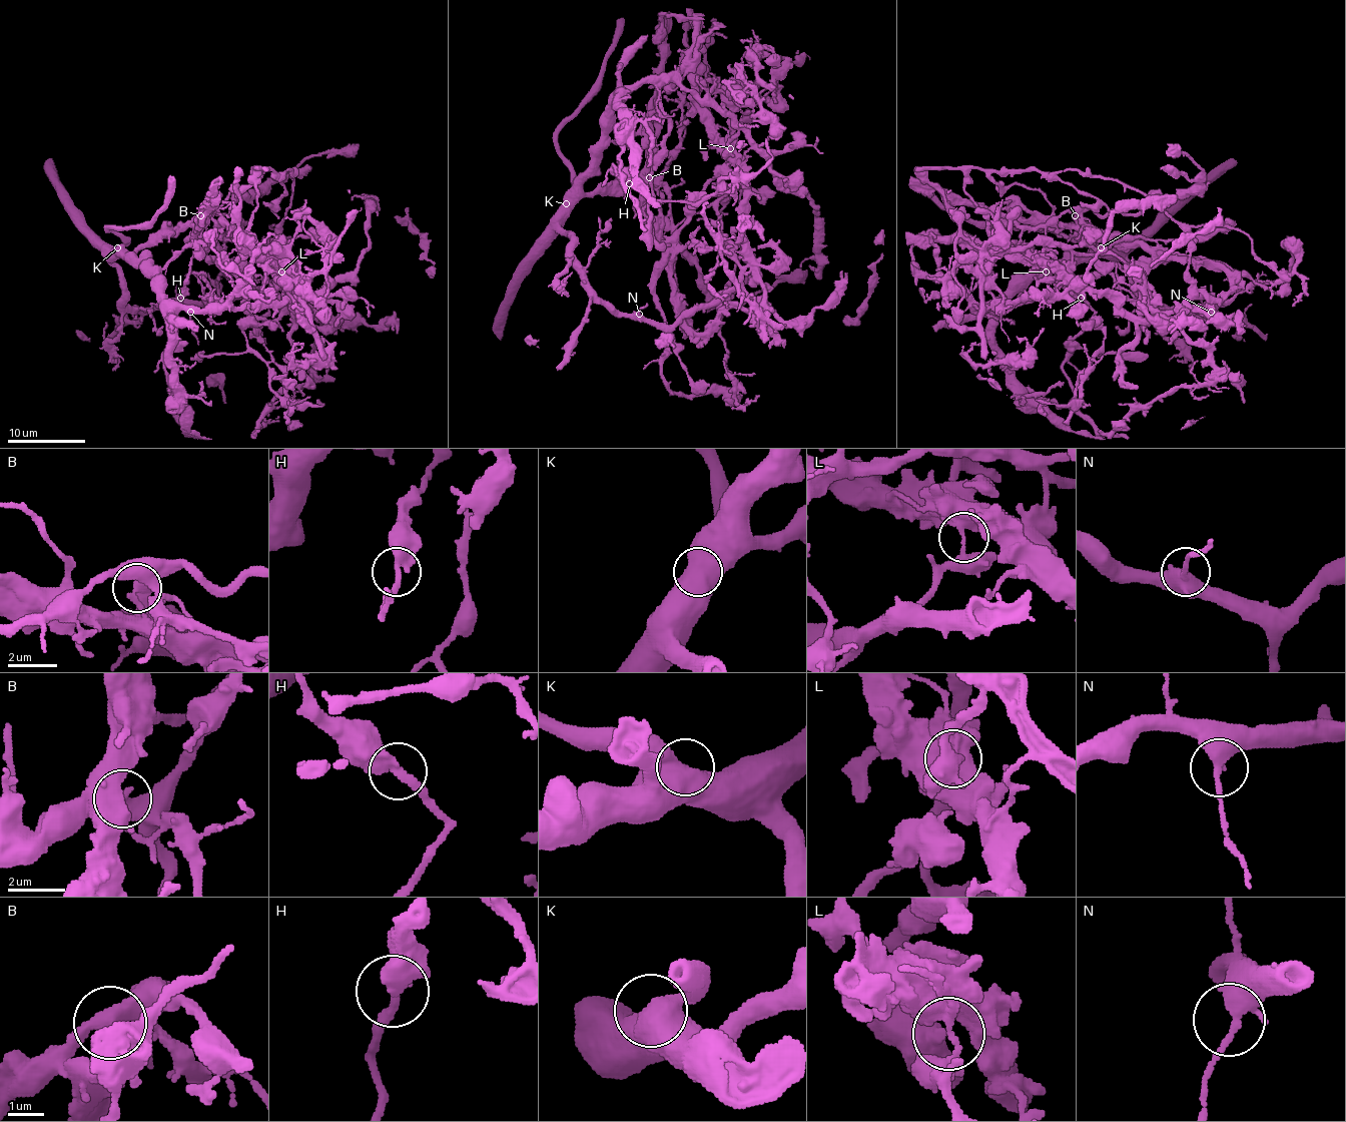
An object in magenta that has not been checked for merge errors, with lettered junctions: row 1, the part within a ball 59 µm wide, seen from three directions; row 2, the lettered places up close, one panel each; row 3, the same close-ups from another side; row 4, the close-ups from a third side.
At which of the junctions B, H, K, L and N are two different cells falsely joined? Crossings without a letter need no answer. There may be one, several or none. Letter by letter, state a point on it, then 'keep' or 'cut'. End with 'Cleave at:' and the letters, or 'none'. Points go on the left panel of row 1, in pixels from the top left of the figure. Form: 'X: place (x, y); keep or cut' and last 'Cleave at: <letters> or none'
B: place (200, 215); cut
H: place (180, 298); cut
K: place (117, 247); keep
L: place (281, 271); cut
N: place (190, 312); keep
Cleave at: B, H, L

